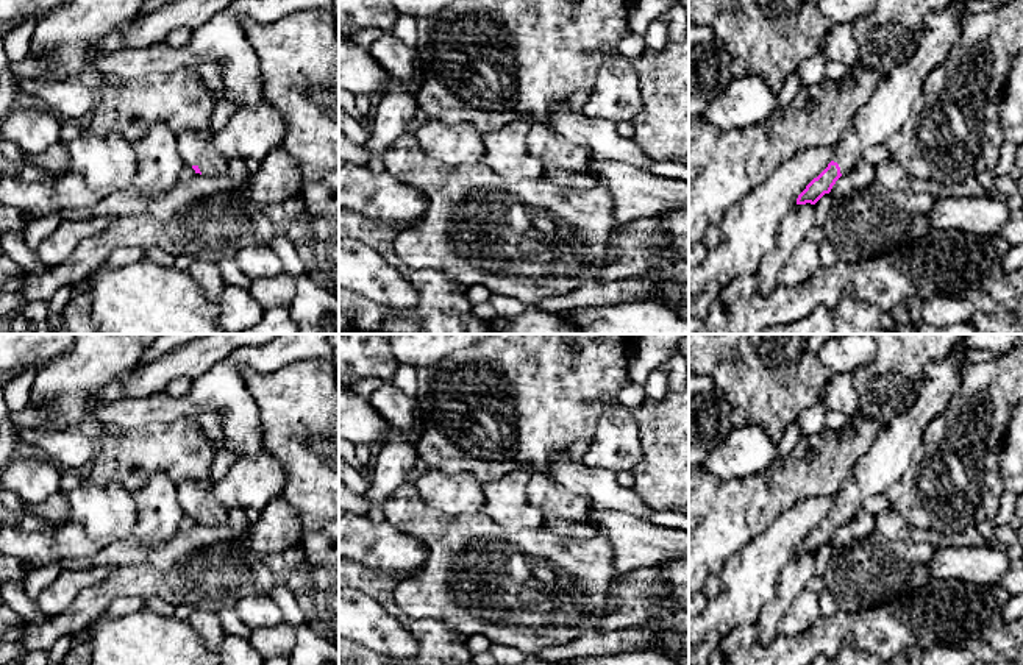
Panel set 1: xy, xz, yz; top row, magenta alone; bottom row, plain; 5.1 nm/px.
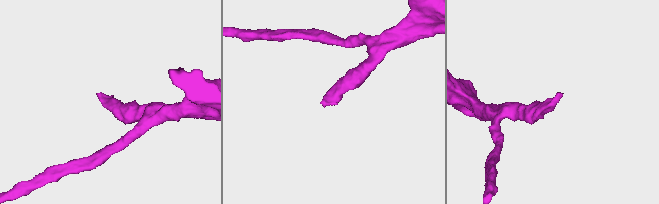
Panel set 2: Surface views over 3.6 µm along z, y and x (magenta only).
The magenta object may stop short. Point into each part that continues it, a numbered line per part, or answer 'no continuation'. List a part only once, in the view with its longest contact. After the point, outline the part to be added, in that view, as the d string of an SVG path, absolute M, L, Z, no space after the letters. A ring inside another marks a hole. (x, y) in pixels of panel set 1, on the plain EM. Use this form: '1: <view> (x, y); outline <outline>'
1: yz (891, 455); outline M961 339L943 361L925 367L915 403L896 415L879 434L872 448L857 459L834 496L832 510L847 525L873 495L884 493L912 462L926 426L950 406L962 375L968 368L965 354L970 348Z

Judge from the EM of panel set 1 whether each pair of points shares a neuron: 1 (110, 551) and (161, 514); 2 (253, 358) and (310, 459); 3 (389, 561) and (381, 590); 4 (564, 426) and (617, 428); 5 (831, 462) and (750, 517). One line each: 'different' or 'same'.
1: different
2: different
3: different
4: different
5: same

